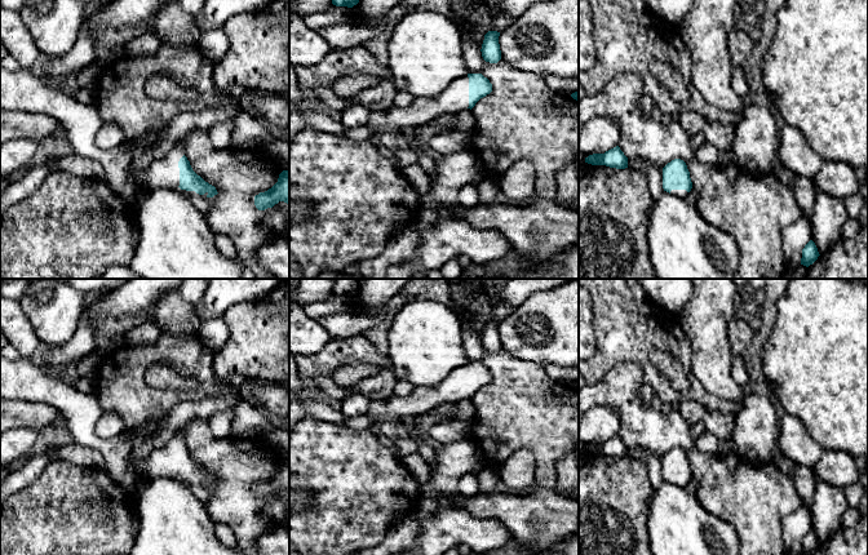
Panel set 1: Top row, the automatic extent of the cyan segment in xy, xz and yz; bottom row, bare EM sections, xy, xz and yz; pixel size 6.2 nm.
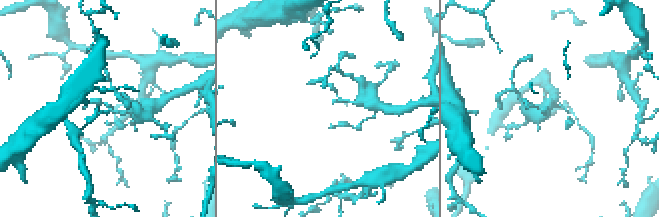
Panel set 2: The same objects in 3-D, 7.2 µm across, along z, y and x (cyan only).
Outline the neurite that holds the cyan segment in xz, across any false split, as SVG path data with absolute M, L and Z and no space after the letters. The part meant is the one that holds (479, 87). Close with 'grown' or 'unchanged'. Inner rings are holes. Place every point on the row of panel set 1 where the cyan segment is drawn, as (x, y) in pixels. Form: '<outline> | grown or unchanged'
M468 74L455 80L435 98L420 99L408 108L391 106L385 111L385 128L399 132L404 126L424 125L438 116L453 115L461 110L473 108L475 103L492 92L492 84L482 74Z | grown

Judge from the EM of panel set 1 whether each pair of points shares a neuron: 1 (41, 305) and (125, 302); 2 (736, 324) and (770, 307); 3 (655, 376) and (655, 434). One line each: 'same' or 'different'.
1: different
2: different
3: different

